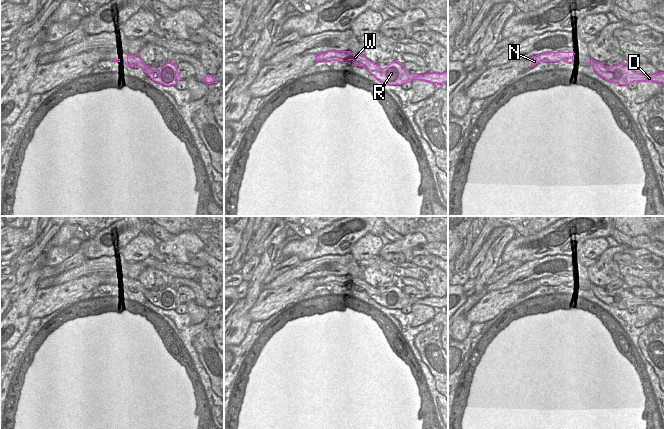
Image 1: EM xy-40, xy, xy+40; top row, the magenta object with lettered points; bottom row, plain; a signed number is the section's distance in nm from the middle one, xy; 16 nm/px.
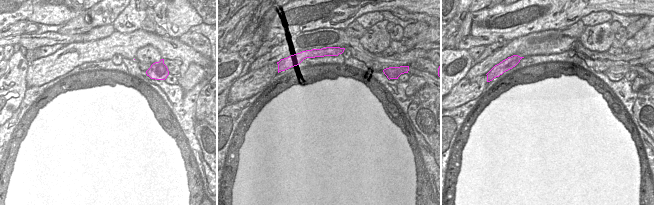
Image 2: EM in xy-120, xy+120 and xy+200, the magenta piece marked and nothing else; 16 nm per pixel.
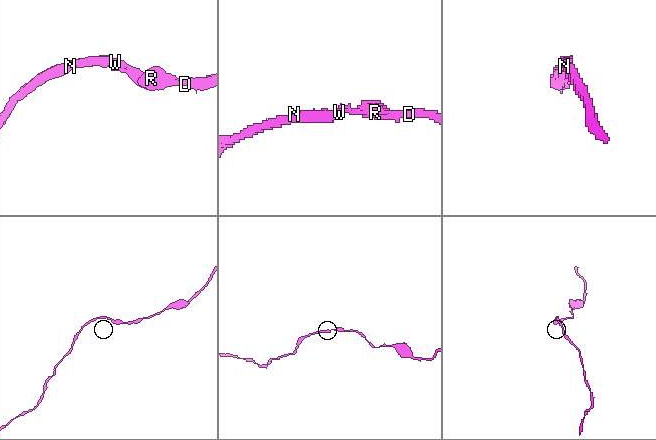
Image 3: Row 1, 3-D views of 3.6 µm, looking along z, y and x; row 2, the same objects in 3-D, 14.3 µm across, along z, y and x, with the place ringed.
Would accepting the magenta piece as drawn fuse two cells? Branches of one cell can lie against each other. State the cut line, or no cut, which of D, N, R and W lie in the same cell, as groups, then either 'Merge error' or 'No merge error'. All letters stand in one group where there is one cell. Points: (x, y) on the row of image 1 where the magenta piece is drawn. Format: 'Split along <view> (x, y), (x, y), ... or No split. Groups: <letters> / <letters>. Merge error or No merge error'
No split. Groups: D N R W. No merge error

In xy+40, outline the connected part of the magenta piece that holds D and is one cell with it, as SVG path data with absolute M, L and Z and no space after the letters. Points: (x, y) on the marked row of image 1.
M593 59L589 60L589 65L593 67L599 76L619 85L628 85L633 81L652 81L664 85L664 72L642 75L633 71L625 62L613 67L607 67L604 63L597 62Z

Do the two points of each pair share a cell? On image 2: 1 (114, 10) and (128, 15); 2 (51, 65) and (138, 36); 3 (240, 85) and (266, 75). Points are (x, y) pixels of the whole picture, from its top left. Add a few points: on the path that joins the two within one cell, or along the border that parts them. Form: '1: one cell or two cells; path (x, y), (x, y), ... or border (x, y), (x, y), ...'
1: two cells; border (123, 10), (112, 24)
2: one cell; path (73, 55), (80, 52), (105, 49), (116, 43)
3: one cell; path (246, 85), (260, 78)

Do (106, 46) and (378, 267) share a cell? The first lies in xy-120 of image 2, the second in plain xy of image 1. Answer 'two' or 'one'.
two

